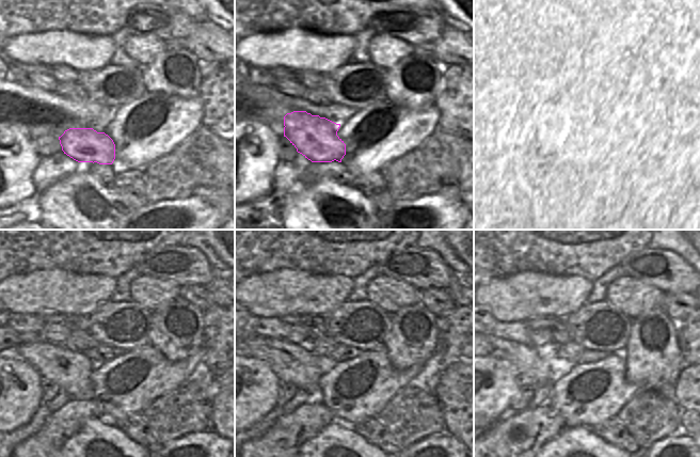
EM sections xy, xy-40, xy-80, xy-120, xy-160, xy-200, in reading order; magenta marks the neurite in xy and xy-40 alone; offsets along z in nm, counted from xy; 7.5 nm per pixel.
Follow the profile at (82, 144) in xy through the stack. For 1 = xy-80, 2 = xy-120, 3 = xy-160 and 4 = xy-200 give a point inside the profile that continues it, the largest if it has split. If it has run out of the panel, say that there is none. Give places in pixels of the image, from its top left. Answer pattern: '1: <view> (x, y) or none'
1: xy-80 (552, 135)
2: xy-120 (69, 369)
3: xy-160 (291, 363)
4: xy-200 (530, 368)

